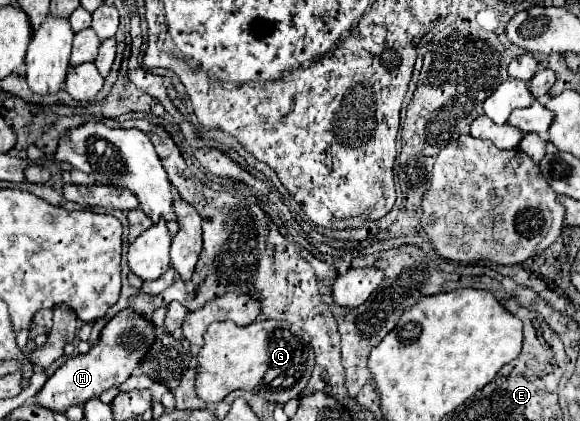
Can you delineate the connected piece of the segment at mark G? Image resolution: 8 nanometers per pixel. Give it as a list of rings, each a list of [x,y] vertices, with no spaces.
[[[230,321],[212,323],[204,333],[204,347],[198,353],[196,395],[206,403],[218,403],[236,389],[250,391],[274,405],[284,405],[306,387],[314,367],[310,337],[286,321],[256,321],[238,327]]]

